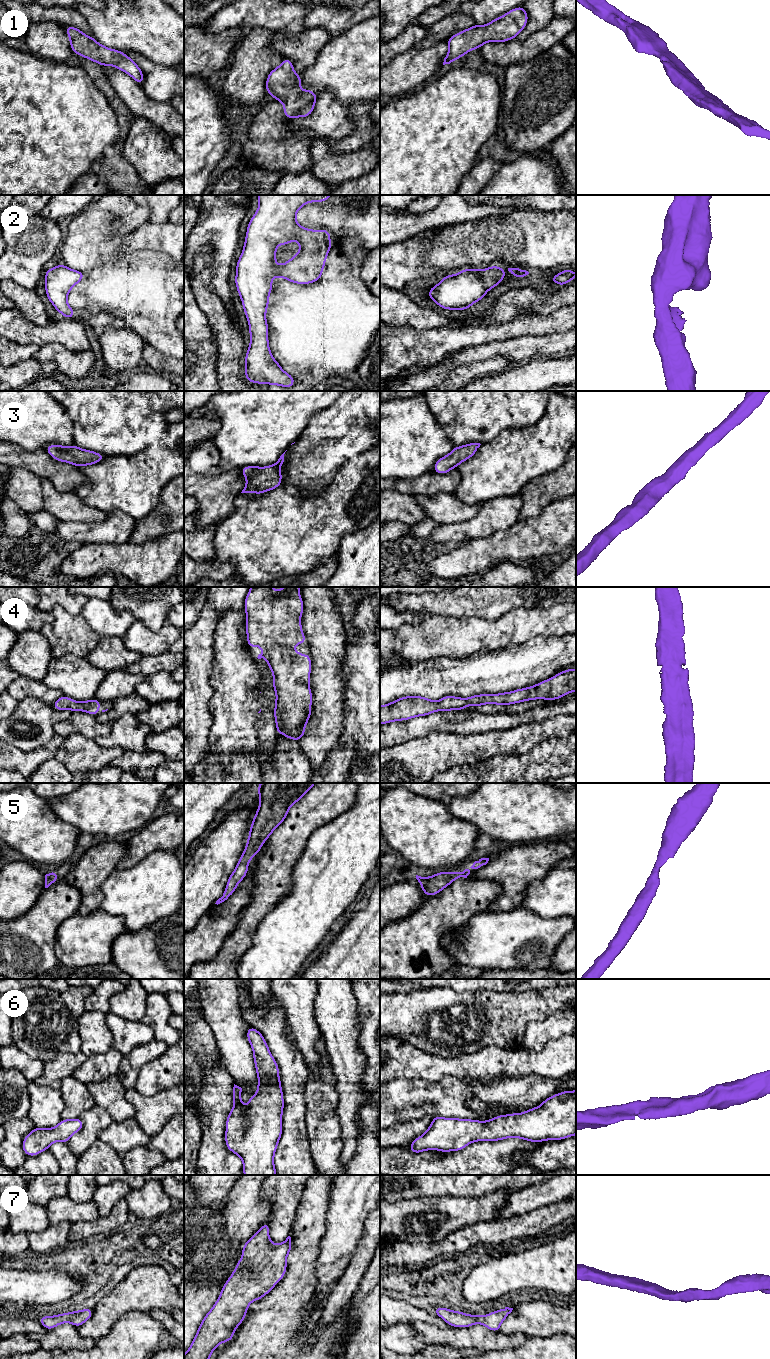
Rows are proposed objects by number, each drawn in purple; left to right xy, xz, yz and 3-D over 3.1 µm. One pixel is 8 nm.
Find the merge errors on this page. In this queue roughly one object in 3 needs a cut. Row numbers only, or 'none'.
none

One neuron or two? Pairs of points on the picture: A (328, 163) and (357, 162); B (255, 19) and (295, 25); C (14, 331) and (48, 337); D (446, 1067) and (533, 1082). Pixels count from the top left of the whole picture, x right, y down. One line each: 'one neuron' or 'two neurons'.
A: one neuron
B: one neuron
C: one neuron
D: two neurons

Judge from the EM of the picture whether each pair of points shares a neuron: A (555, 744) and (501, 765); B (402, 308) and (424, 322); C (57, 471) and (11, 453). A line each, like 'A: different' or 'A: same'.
A: same
B: same
C: same

